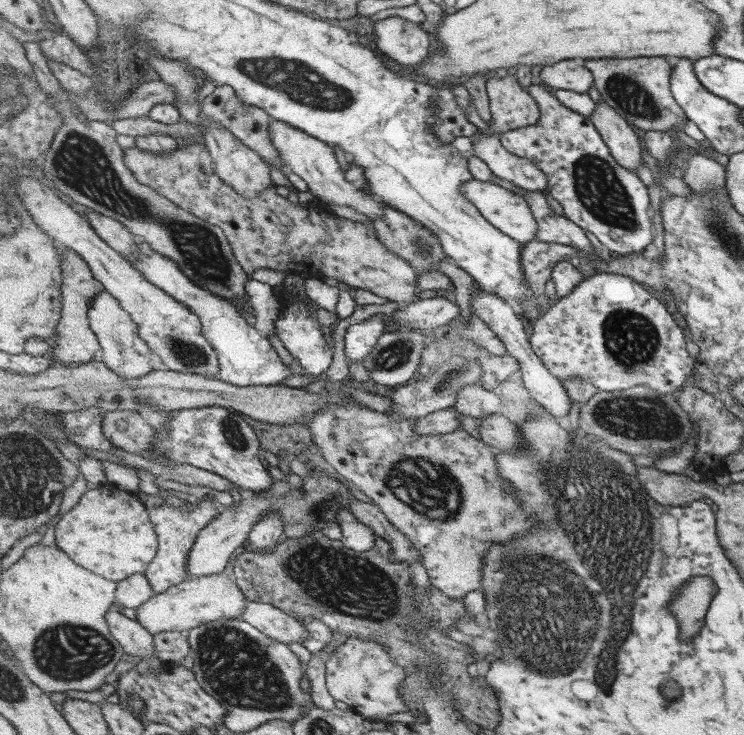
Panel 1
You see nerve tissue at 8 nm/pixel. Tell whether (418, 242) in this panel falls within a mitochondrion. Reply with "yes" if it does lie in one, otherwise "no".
yes

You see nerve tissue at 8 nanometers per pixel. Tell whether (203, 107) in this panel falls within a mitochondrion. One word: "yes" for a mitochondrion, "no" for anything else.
no

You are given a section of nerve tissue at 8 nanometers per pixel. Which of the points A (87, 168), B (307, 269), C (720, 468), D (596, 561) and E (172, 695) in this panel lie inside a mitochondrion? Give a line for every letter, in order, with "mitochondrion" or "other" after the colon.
A: mitochondrion
B: other
C: other
D: mitochondrion
E: other

